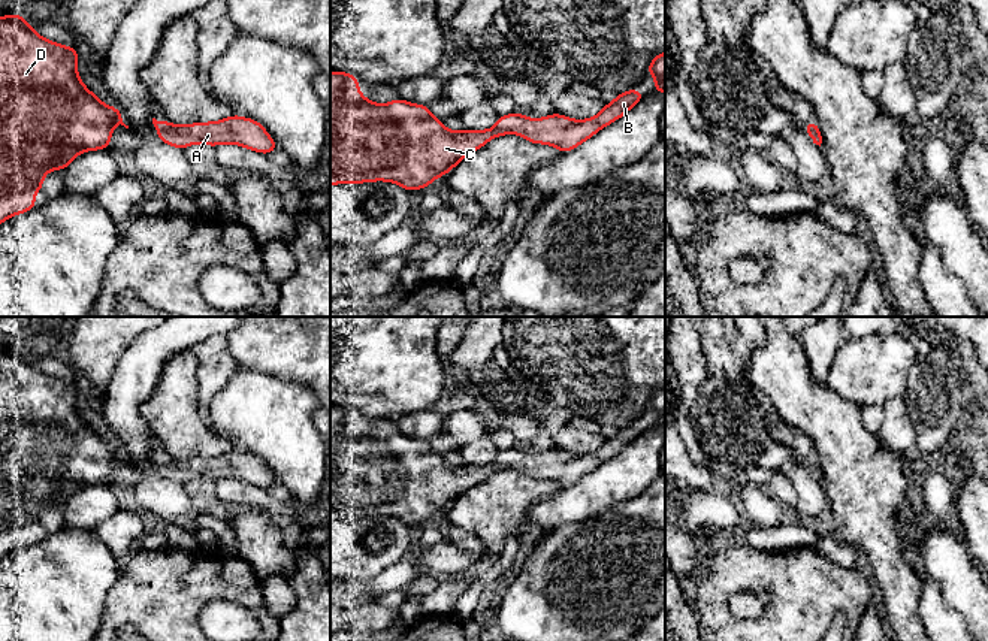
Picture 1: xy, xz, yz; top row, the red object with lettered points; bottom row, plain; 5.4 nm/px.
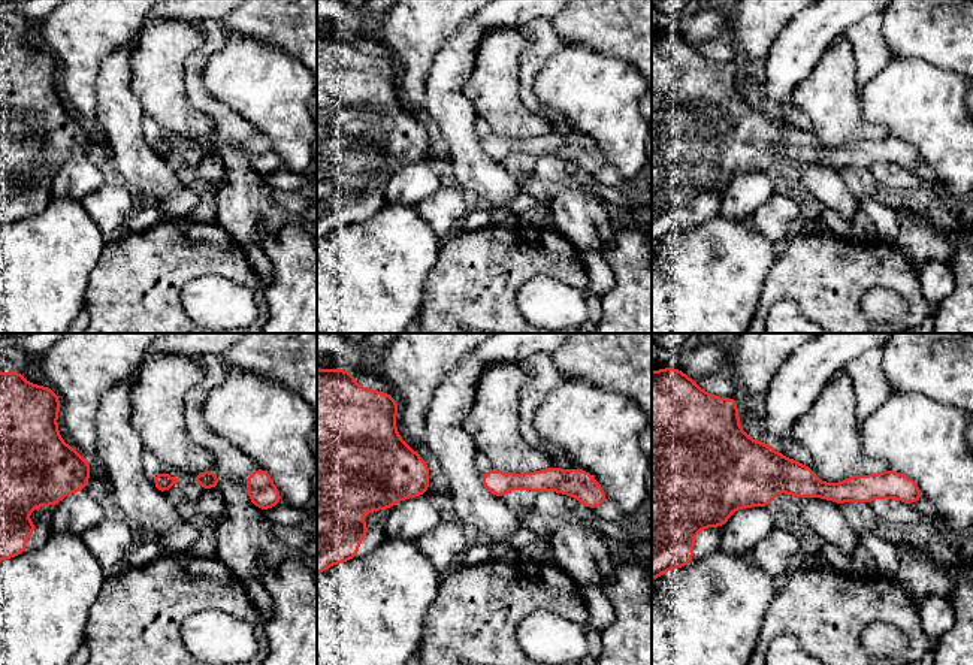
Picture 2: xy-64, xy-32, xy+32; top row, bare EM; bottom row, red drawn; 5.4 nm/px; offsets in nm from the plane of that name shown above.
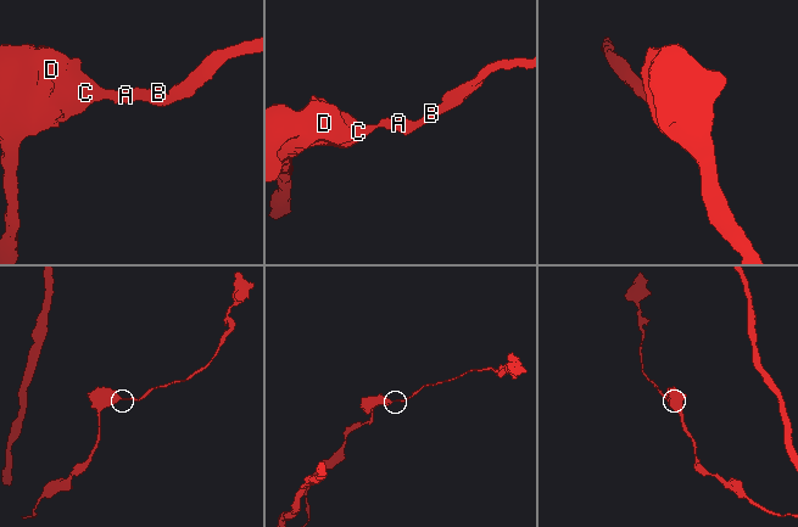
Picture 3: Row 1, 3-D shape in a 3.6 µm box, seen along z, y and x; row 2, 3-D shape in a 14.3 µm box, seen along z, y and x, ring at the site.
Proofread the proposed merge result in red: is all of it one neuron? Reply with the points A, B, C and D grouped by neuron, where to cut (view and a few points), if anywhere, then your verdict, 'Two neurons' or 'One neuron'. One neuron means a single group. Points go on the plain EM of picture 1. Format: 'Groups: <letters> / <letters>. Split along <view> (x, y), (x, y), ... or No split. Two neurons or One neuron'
Groups: A B C D. No split. One neuron

